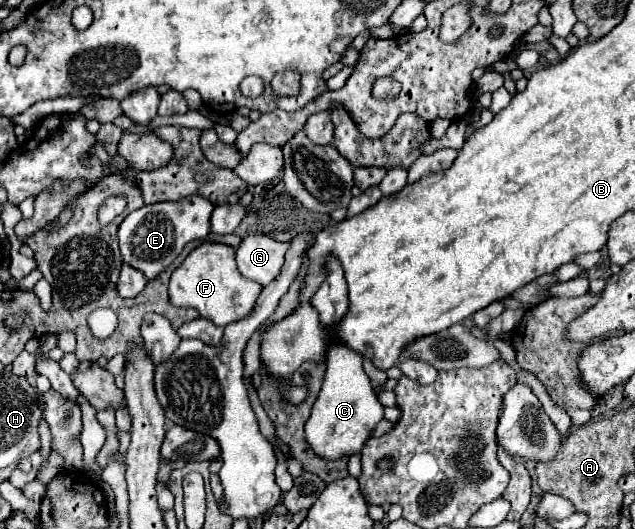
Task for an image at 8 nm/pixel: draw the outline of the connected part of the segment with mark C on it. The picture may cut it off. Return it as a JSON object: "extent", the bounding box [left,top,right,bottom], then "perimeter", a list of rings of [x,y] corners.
{"extent":[305,339,383,459],"perimeter":[[[331,339],[325,353],[325,379],[319,397],[313,405],[311,417],[305,423],[305,435],[313,451],[325,459],[359,453],[365,439],[369,439],[377,421],[383,419],[383,405],[379,403],[371,379],[363,371],[363,357],[345,343]]]}

